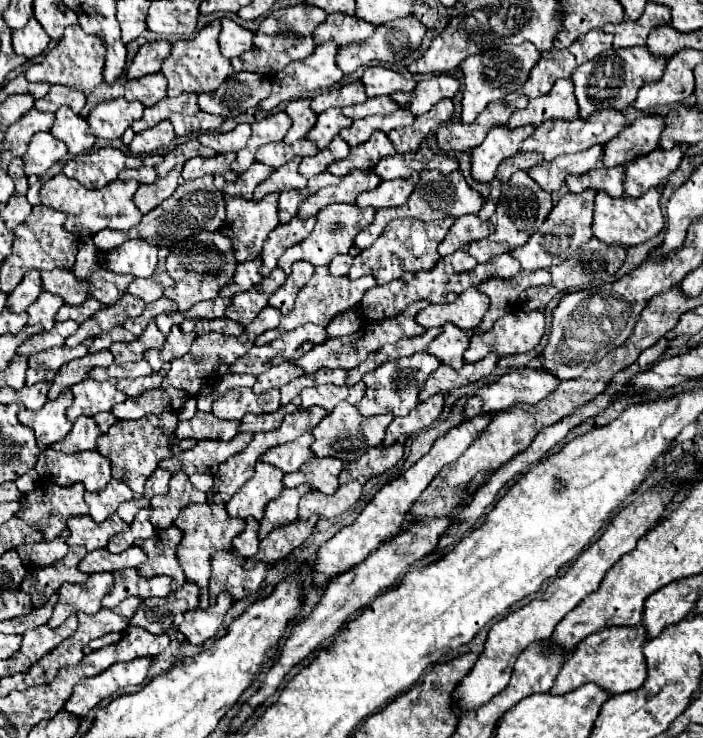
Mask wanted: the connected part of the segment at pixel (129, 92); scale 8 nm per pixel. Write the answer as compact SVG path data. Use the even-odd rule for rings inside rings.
M160 72L126 82L126 100L138 100L144 106L154 106L164 96L166 96L166 78Z

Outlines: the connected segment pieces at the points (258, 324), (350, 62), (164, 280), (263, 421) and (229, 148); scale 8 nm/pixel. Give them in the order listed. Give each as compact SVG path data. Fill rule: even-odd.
M266 306L266 308L258 314L258 320L254 320L254 324L250 324L250 328L246 328L250 340L254 340L256 336L260 336L260 334L266 332L266 330L276 328L278 322L280 322L280 318L282 318L280 312L274 312L274 308Z
M404 16L404 18L398 18L398 20L390 20L382 26L378 26L376 32L370 38L366 38L362 44L352 44L352 46L340 48L338 56L336 56L336 66L344 74L352 74L360 66L368 66L368 64L376 64L376 62L390 62L390 64L400 62L404 56L408 56L410 52L420 48L424 34L426 34L426 28L414 16Z
M154 274L150 280L142 280L142 278L134 278L134 282L128 286L128 292L132 296L142 298L144 302L154 302L164 294L164 288L172 286L174 280L170 280L170 276L164 274Z
M272 412L272 414L266 414L266 416L244 416L240 420L240 430L242 432L270 432L270 430L276 430L280 428L284 416L282 412Z
M246 124L236 126L234 130L220 134L220 132L210 132L210 134L198 134L198 142L202 146L208 146L212 150L216 150L218 154L228 154L228 152L238 152L246 146L248 140L248 132L244 132L246 128L242 128Z

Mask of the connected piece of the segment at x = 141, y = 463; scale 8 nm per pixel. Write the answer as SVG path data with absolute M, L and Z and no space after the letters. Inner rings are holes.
M162 412L154 416L144 416L138 420L118 420L106 434L102 434L96 442L96 450L110 458L112 466L112 478L122 480L128 484L130 490L136 494L144 492L144 482L148 476L158 468L158 462L164 458L170 458L182 450L188 450L194 446L194 440L178 440L174 436L178 424L178 416L174 412ZM190 444L190 446L186 446Z

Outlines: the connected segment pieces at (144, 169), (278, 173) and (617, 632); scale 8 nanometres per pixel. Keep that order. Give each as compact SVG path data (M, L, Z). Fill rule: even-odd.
M142 164L138 170L122 170L118 180L136 180L140 184L152 184L156 180L156 170L150 164Z
M292 160L290 164L284 164L282 168L274 170L268 180L264 180L256 190L252 200L262 200L266 194L272 192L284 192L284 190L304 190L306 178L298 174L300 160Z
M608 626L600 632L586 636L572 656L562 664L562 670L554 682L552 694L566 694L584 686L588 682L596 682L598 686L606 688L610 694L622 694L630 690L638 690L646 680L646 660L642 654L644 644L648 642L646 628L638 626Z

